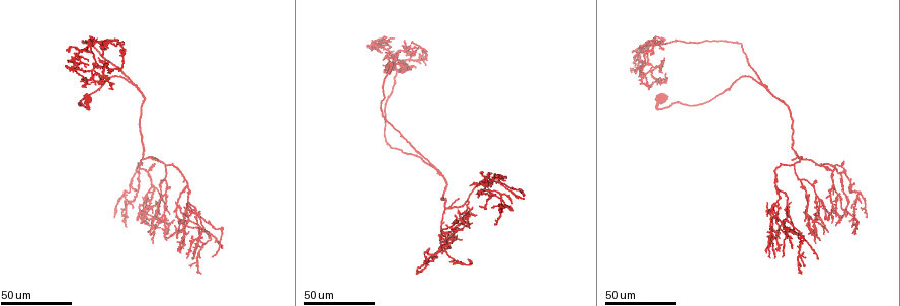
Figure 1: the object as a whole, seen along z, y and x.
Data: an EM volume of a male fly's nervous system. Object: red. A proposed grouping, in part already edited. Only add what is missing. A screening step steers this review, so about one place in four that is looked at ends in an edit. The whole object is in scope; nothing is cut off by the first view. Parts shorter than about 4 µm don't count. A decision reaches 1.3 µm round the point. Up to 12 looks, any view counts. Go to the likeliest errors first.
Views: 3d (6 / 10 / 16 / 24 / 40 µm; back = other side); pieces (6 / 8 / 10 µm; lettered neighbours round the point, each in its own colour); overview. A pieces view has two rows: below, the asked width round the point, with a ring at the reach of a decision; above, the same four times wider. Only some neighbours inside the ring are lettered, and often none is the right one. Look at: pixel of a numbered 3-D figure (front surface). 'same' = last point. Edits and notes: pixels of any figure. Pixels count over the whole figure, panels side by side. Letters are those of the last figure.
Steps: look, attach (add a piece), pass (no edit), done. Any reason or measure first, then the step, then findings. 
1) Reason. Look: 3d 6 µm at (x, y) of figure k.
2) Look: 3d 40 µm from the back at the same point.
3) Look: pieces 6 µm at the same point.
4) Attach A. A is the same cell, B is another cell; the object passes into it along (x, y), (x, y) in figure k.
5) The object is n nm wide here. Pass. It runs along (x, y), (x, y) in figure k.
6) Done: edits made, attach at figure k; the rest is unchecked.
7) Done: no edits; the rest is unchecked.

Branch stops here. Look: 3d 24 µm at (457, 197) of figure 1.

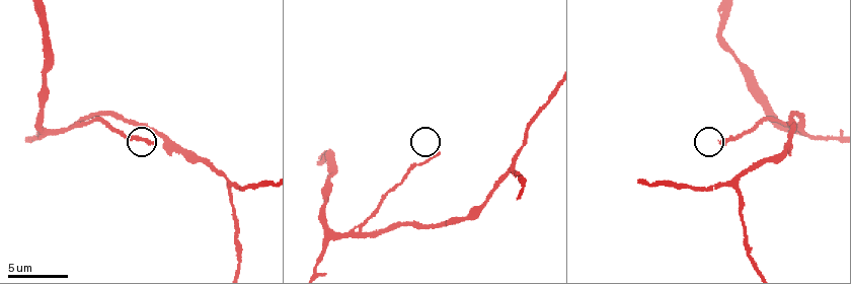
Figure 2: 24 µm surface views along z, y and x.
See the neighbours. Look: pieces 6 µm at (437, 154) of figure 2.

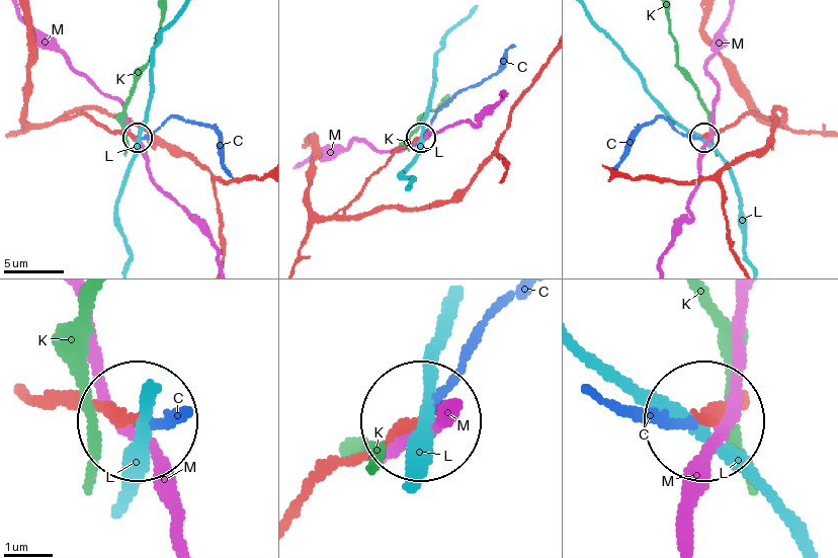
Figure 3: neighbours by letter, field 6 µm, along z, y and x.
Attach C. C is the same cell, K, L and M are other cells; the object passes into it along (744, 406), (687, 418), (614, 406) in figure 3; the neuron continues.

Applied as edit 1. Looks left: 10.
Look: overview.

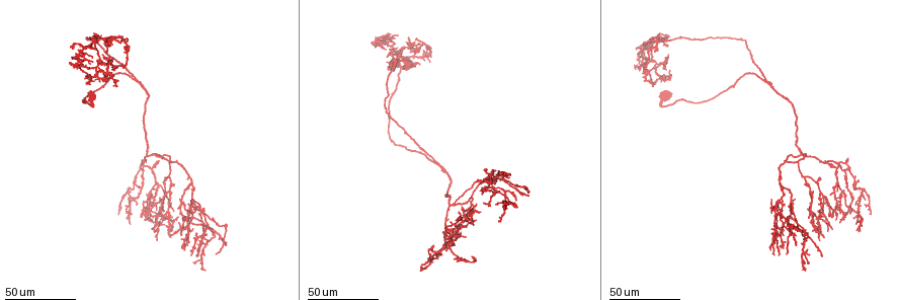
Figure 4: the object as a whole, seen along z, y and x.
Long arm stops here. Look: 3d 24 µm at (171, 161) of figure 4.

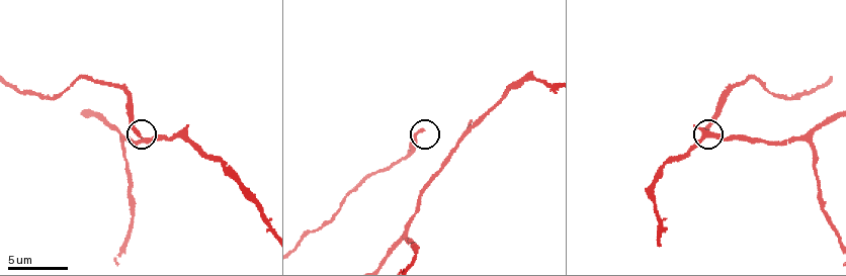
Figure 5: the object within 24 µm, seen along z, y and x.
Zoom in. Look: 3d 10 µm at (138, 133) of figure 5.

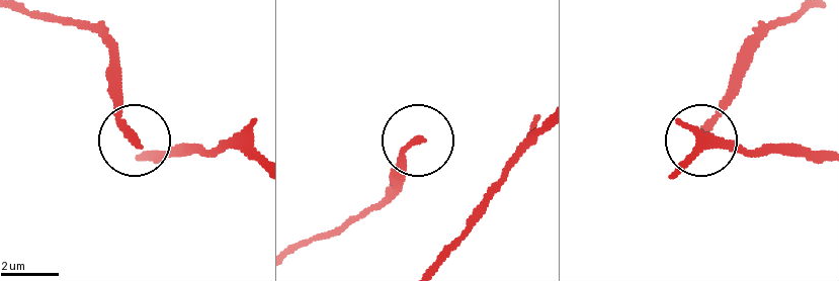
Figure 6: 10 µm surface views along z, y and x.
Look: pieces 10 µm at (138, 141) of figure 6.

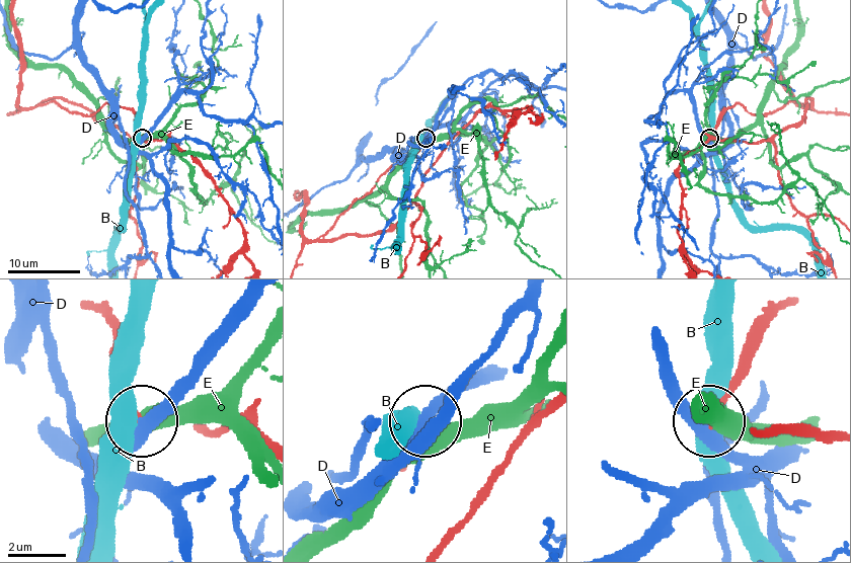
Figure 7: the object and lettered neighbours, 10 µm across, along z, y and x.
Pass. B, D and E are other cells; it runs along (52, 100), (89, 115), (105, 104), (128, 108), (142, 136) in figure 7; no lettered piece goes on from it.

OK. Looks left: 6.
Look: 3d 40 µm at (416, 66) of figure 4.

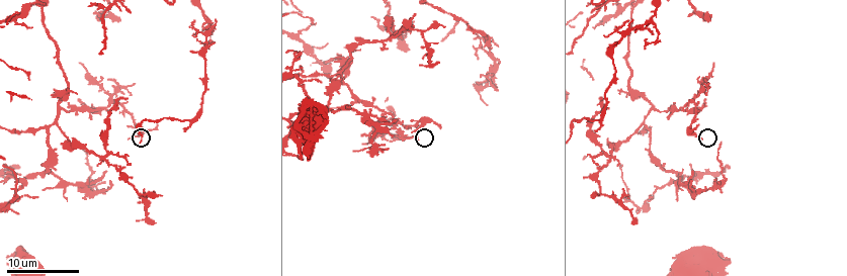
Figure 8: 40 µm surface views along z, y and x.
What lies round it. Look: pieces 10 µm at (413, 132) of figure 8.

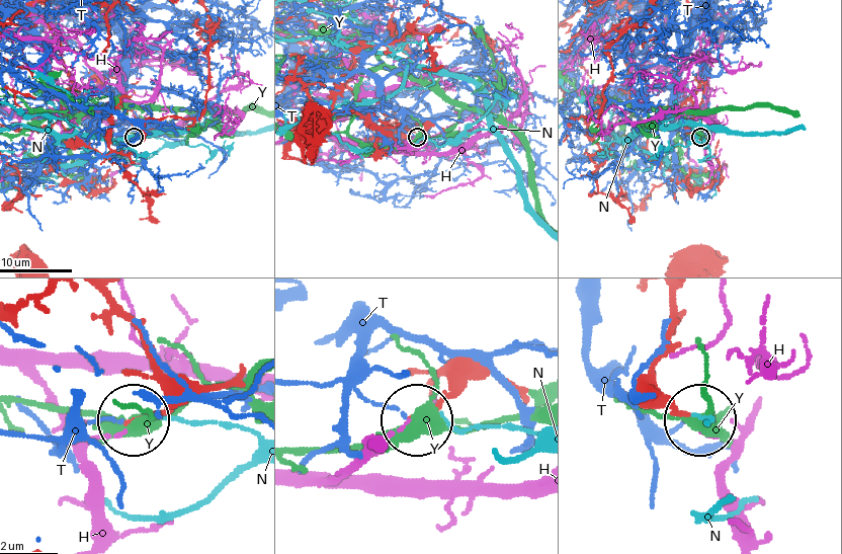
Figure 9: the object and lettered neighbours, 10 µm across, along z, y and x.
Pass. H, N, T and Y are other cells; it runs along (429, 380), (444, 377), (444, 392), (413, 418) in figure 9; no lettered piece goes on from it.

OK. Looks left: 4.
Look: 3d 24 µm at (73, 56) of figure 4.

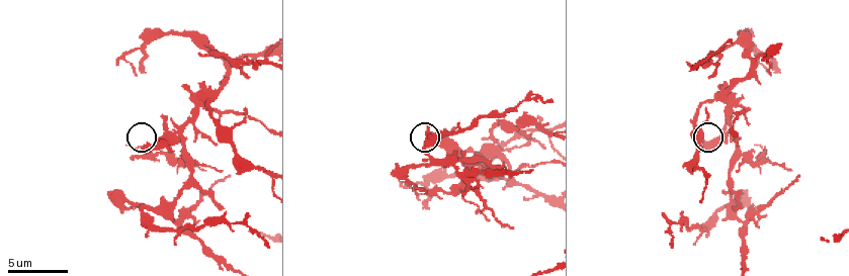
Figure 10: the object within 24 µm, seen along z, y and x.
Look: pieces 6 µm at (145, 148) of figure 10.

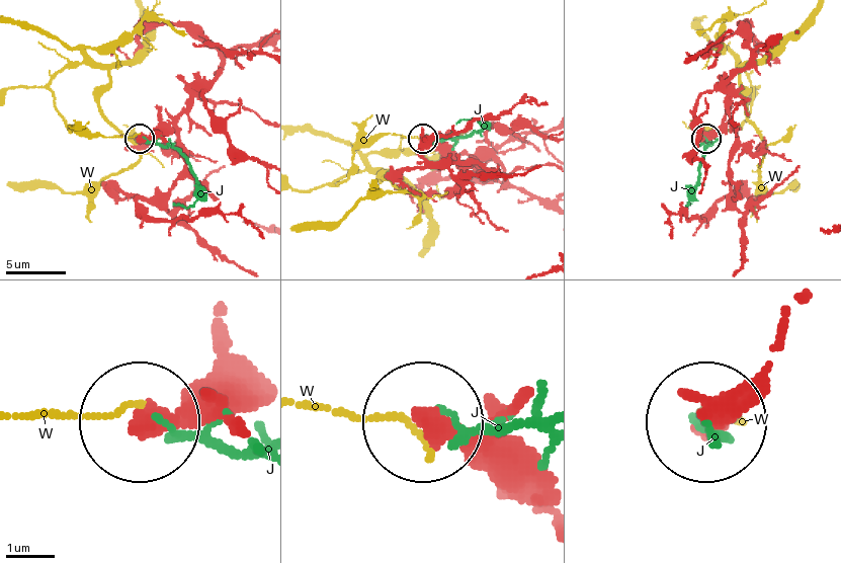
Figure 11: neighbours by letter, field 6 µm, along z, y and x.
The object is 380 nm wide here. Pass. J and W are other cells; it runs along (211, 377), (142, 421) in figure 11; none of them fits.

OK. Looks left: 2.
An open end. Look: pieces 6 µm at (468, 151) of figure 10.

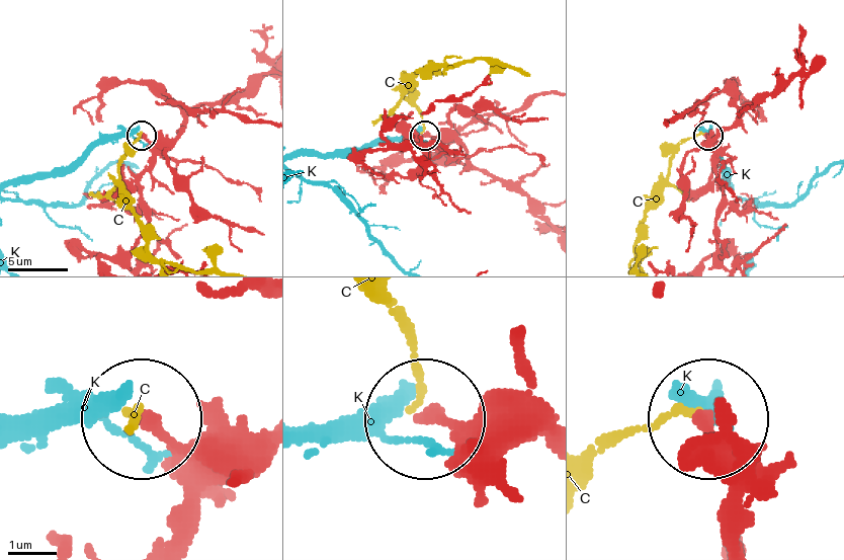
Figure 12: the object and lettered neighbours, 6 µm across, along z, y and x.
Pass. C and K are other cells; it runs along (260, 432), (176, 436), (144, 417) in figure 12; none of them fits.

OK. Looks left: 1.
Done: edits made, attach at figure 3; the rest is unchecked.

